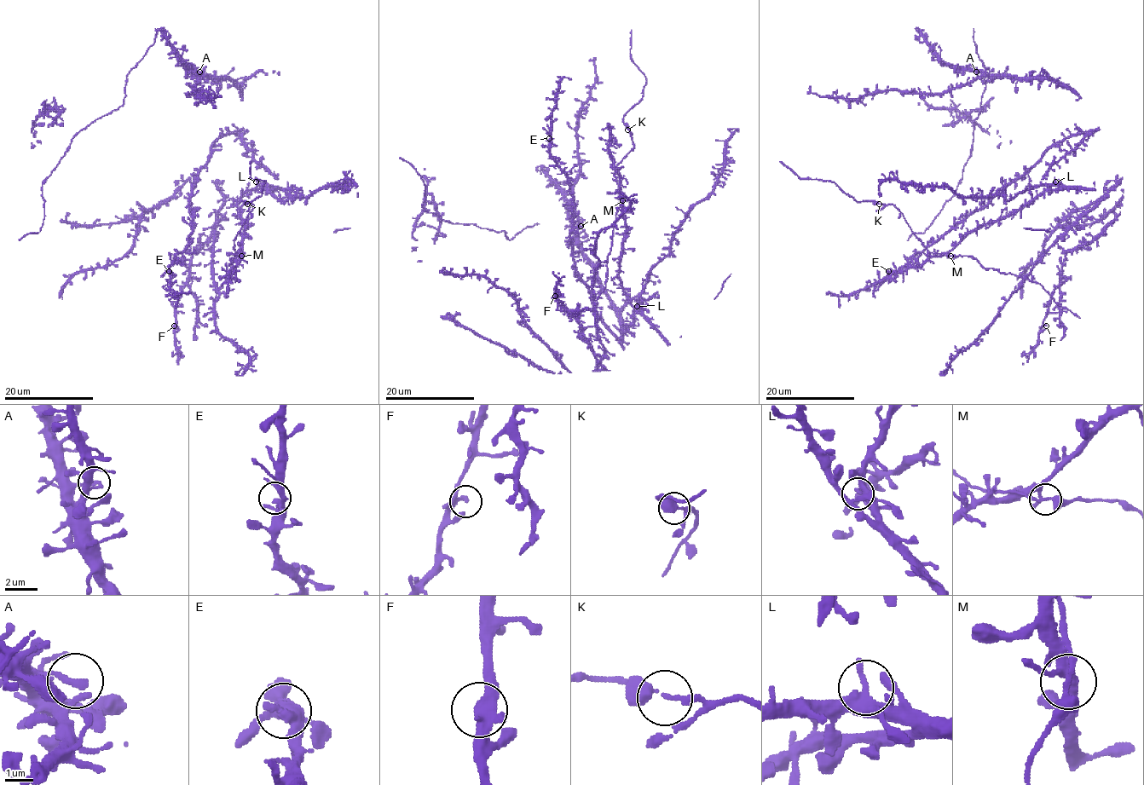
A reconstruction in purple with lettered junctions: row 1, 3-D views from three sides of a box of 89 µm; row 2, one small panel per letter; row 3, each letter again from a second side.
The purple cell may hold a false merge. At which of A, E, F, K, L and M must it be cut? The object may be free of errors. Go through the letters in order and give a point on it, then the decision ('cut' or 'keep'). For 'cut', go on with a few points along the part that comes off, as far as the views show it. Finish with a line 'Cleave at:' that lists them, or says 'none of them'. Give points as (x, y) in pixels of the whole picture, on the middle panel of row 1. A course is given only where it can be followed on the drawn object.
A: (580, 226) | keep
E: (549, 138) | keep
F: (555, 296) | keep
K: (627, 129) | keep
L: (637, 306) | keep
M: (622, 200) | keep
Cleave at: none of them

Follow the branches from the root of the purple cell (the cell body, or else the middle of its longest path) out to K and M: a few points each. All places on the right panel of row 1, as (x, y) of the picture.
K: (1055, 180), (1060, 189), (1046, 190), (1011, 213), (970, 230), (944, 253), (930, 252), (892, 204), (879, 204)
M: (1055, 180), (1060, 189), (1046, 190), (1011, 213), (973, 229), (949, 252), (950, 256)

